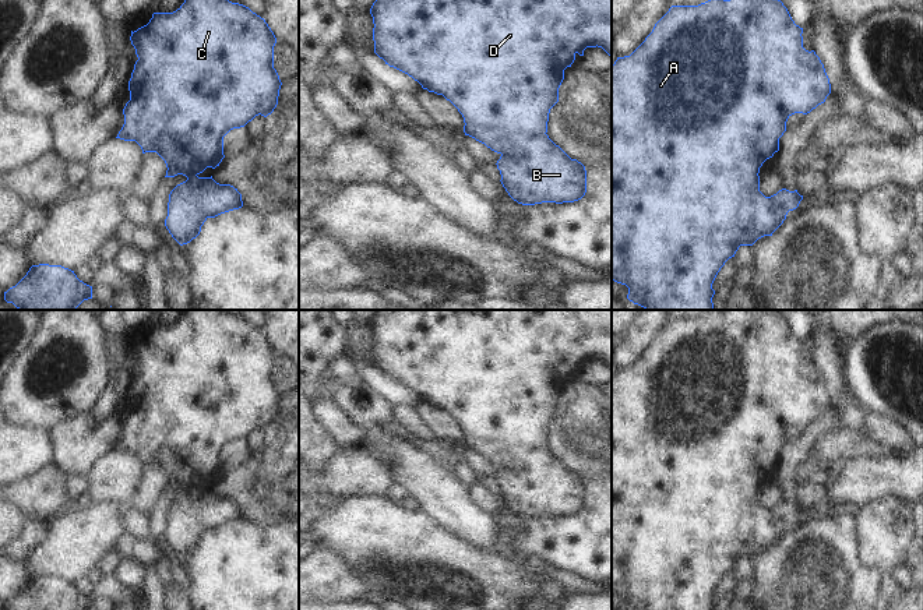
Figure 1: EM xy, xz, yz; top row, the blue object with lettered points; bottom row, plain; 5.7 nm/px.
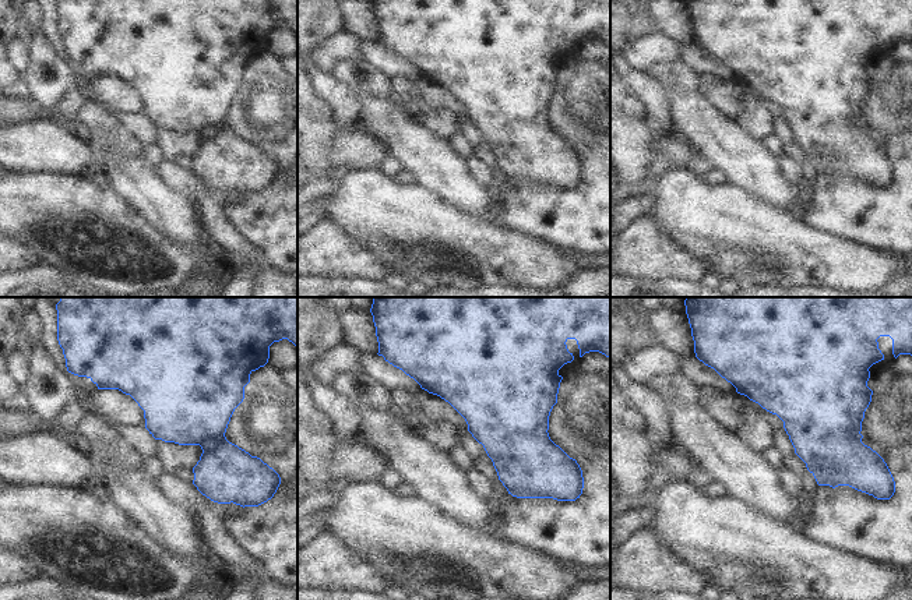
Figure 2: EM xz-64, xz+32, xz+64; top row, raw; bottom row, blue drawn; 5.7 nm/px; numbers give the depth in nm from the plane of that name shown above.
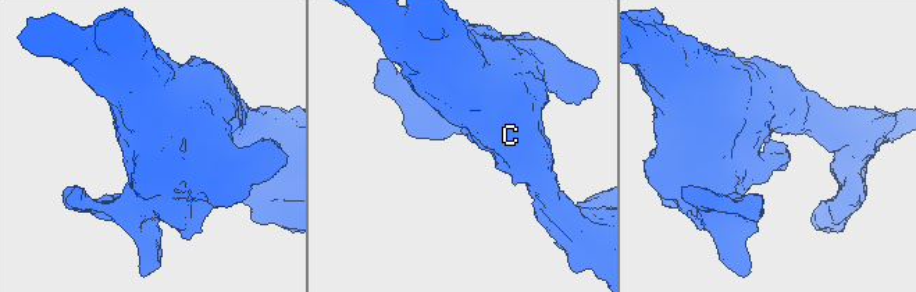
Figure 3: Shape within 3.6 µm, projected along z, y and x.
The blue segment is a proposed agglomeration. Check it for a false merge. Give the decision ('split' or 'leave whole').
leave whole

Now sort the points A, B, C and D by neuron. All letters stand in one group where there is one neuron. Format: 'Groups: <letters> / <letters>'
Groups: A B C D

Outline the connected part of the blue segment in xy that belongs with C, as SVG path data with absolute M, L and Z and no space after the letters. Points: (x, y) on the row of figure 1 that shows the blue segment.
M184 0L173 13L154 13L149 22L131 31L131 45L138 60L128 81L130 101L123 109L124 124L116 138L135 141L142 154L156 152L166 163L166 176L183 174L186 181L169 194L165 226L180 244L195 239L208 218L243 207L242 194L230 184L219 184L212 176L200 177L207 168L219 166L223 137L233 128L244 127L256 116L267 117L278 105L281 80L274 68L276 38L264 18L249 7L229 0Z

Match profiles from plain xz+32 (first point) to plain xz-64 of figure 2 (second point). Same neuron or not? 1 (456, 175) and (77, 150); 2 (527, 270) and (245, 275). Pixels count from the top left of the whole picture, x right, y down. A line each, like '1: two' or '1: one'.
1: two
2: two

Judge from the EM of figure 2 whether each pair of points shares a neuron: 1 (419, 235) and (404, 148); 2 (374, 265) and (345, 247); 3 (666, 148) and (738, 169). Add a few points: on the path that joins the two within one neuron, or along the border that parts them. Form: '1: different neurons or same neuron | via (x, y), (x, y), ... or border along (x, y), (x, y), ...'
1: different neurons | border along (416, 183), (428, 187), (444, 201)
2: same neuron | via (368, 265), (362, 264), (352, 254)
3: different neurons | border along (676, 130), (700, 154)

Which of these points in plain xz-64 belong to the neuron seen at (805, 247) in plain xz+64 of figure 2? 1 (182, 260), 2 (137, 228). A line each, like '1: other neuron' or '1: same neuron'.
1: same neuron
2: same neuron

